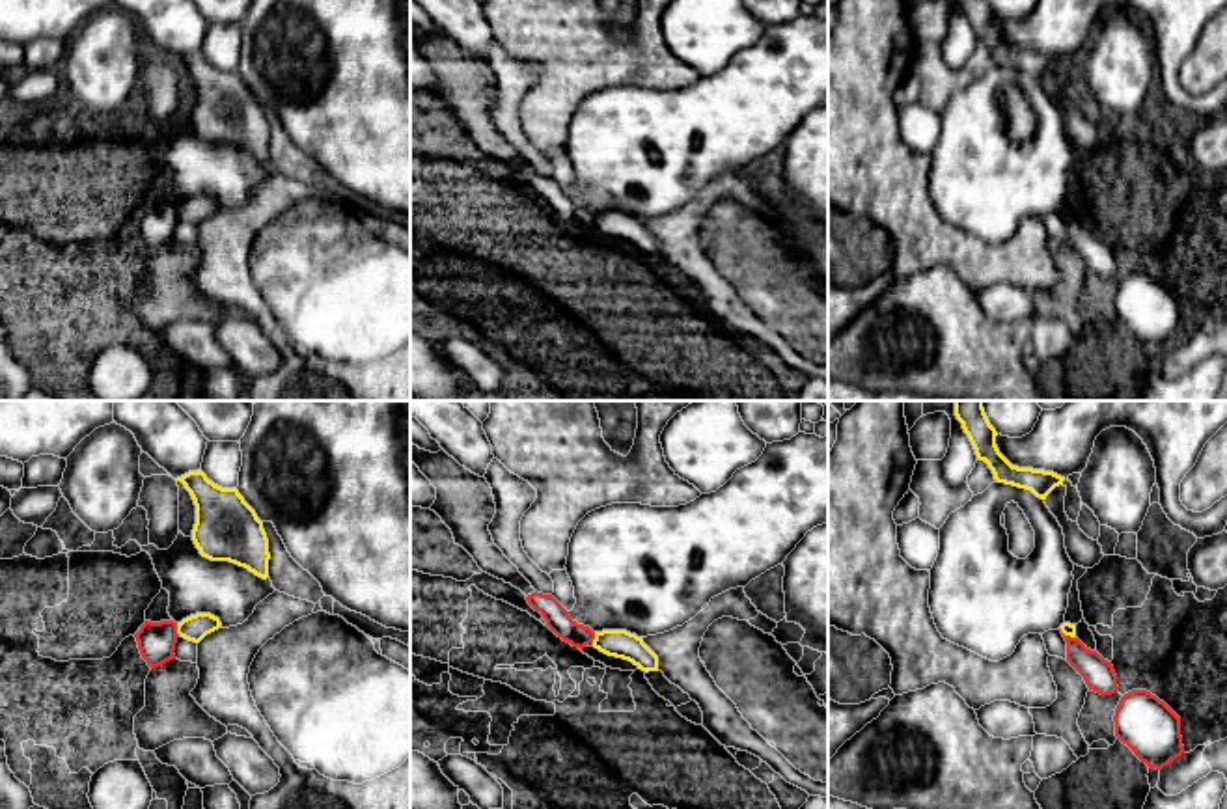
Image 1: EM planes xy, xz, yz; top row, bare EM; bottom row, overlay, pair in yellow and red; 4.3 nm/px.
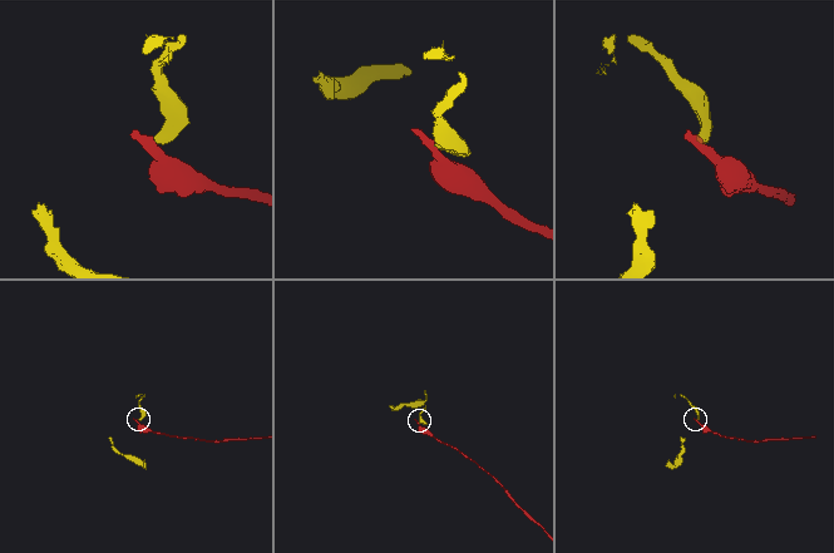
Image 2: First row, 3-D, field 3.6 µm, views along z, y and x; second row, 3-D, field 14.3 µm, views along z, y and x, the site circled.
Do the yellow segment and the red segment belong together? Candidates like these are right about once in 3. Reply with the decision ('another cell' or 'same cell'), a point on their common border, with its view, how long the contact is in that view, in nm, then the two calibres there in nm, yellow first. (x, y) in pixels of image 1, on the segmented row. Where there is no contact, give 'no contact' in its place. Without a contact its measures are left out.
another cell; meets yellow in xy at (178, 629); contact 60 nm long; 110 nm thick on the yellow side, 160 nm on the other

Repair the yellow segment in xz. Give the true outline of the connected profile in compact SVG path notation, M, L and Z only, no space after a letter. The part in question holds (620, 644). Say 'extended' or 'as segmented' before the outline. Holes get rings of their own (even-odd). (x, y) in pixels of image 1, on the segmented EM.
as segmented; M627 630L595 632L593 647L608 656L628 660L645 673L658 671L658 656L641 638Z

